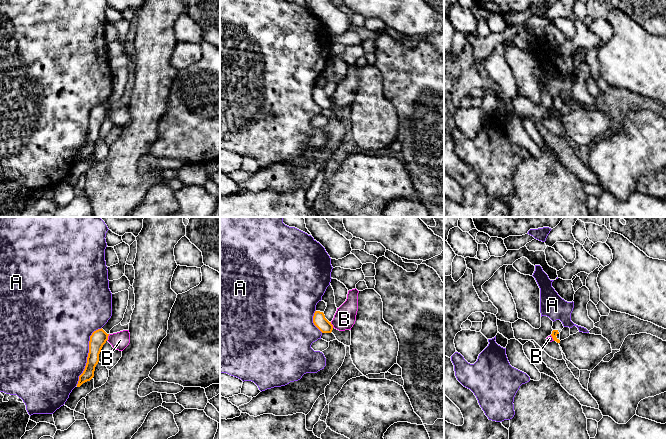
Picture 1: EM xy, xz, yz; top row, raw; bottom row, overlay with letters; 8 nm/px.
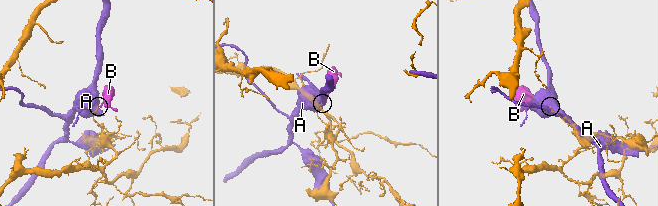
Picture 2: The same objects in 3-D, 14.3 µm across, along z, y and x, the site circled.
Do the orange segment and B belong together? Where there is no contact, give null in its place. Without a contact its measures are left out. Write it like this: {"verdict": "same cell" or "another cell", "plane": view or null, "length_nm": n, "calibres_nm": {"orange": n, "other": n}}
{"verdict": "another cell", "plane": "xy", "length_nm": 60, "calibres_nm": {"orange": 130, "other": 140}}

